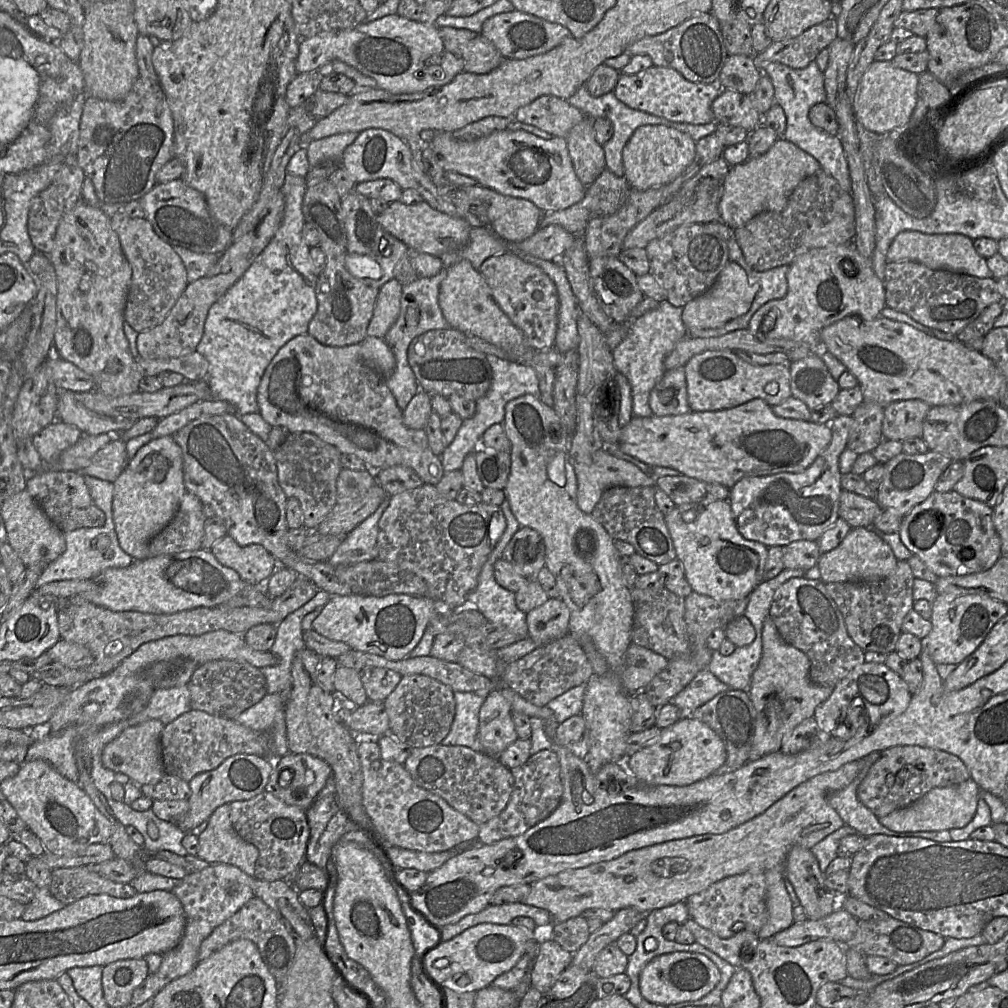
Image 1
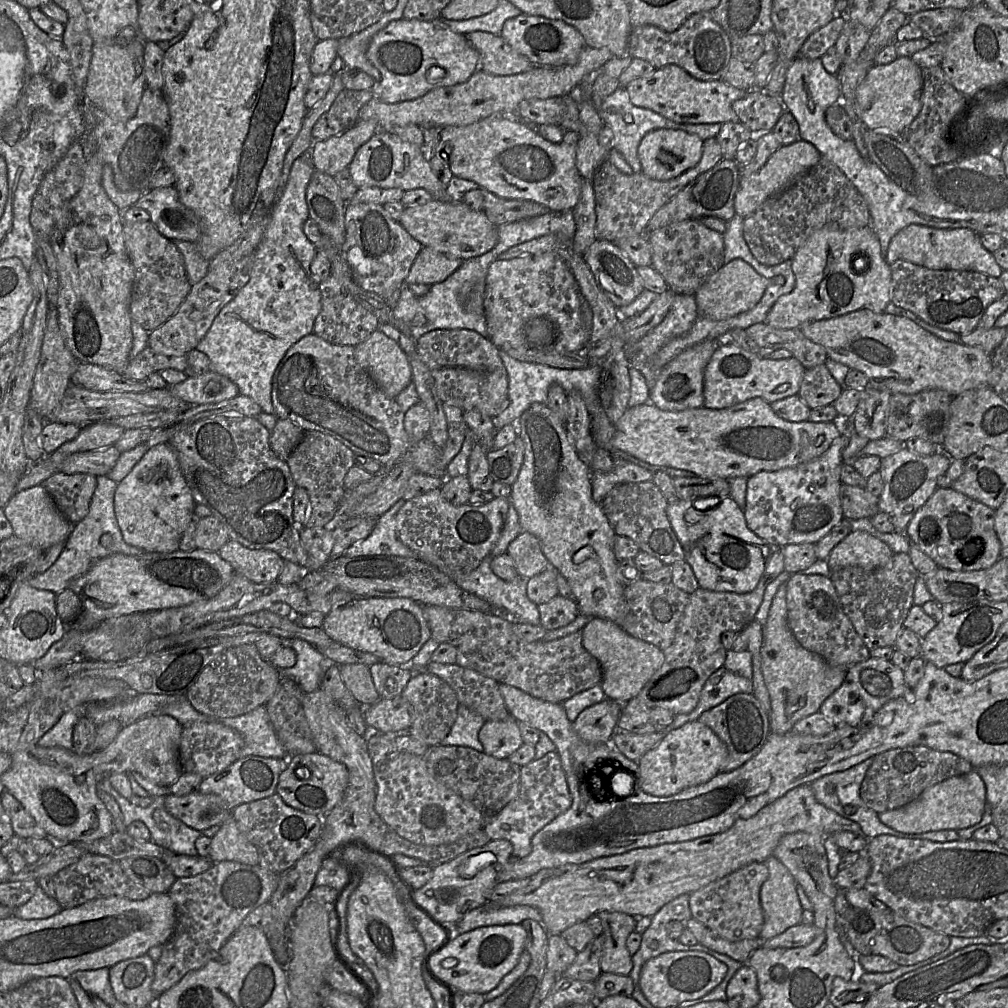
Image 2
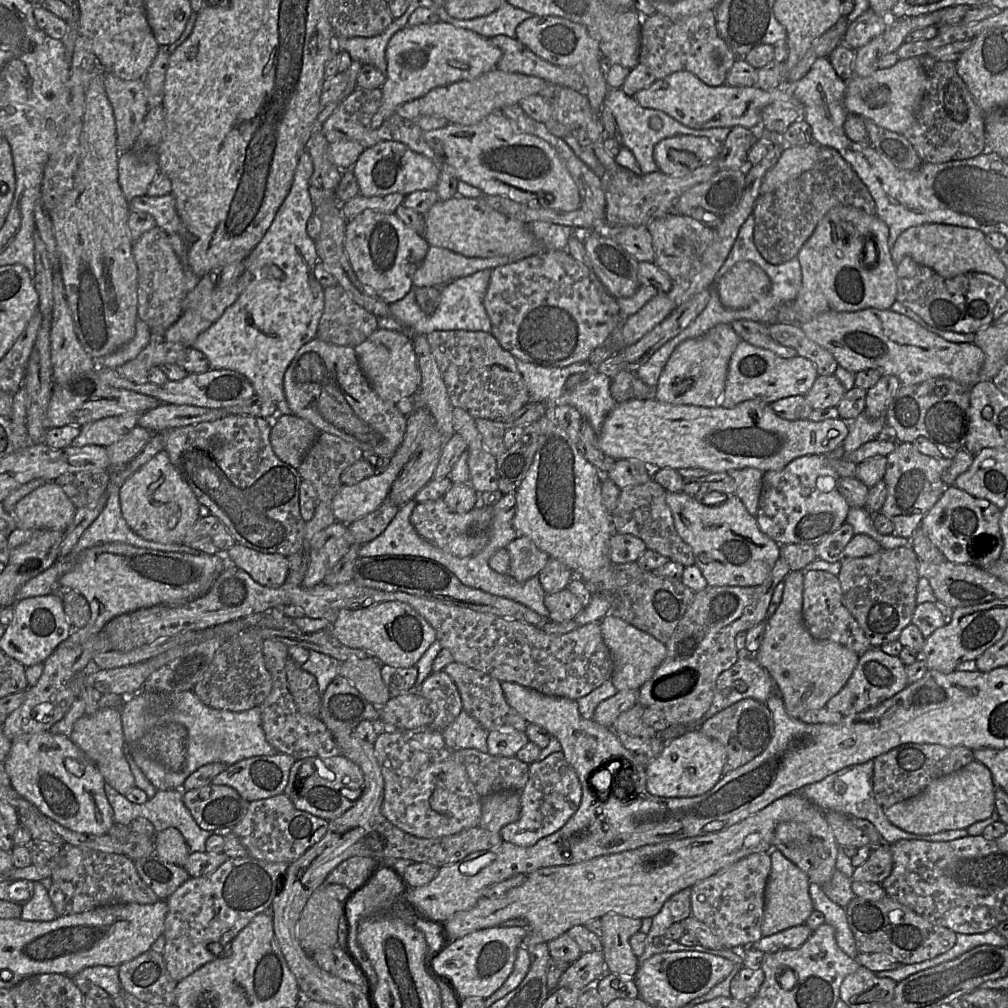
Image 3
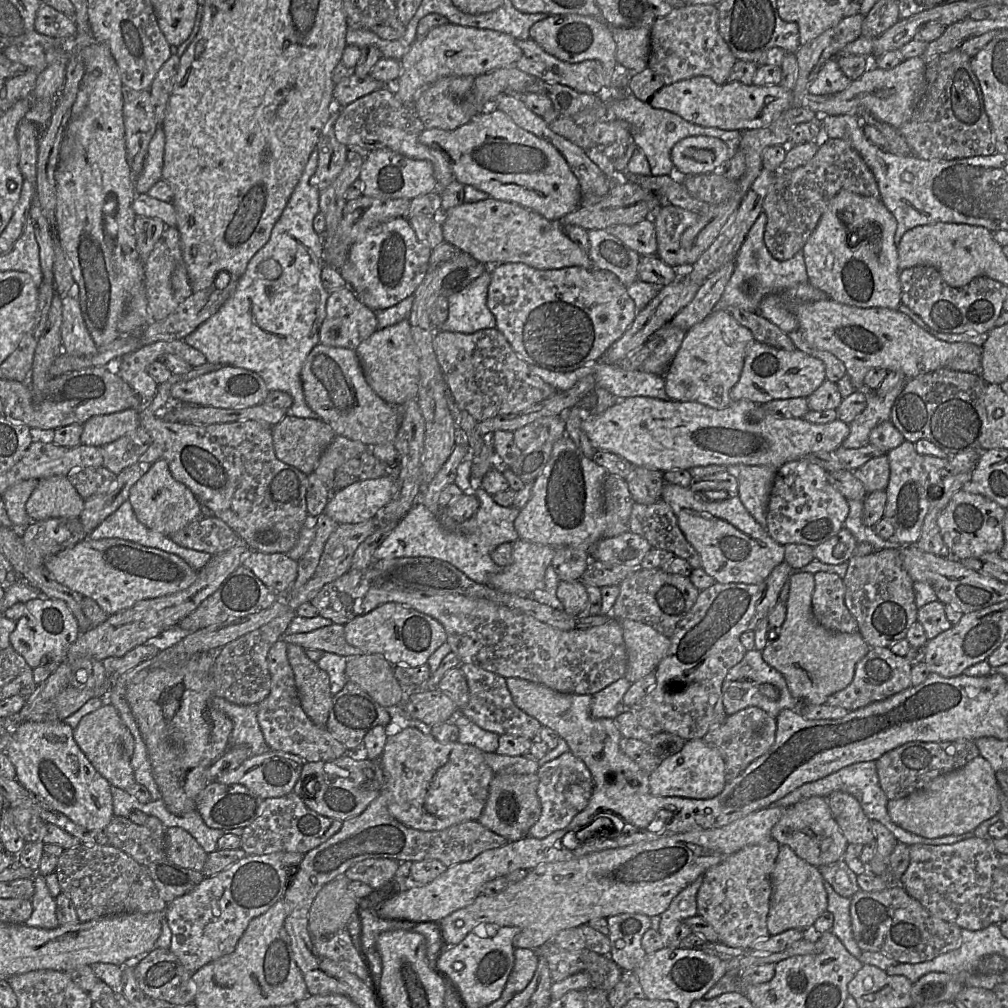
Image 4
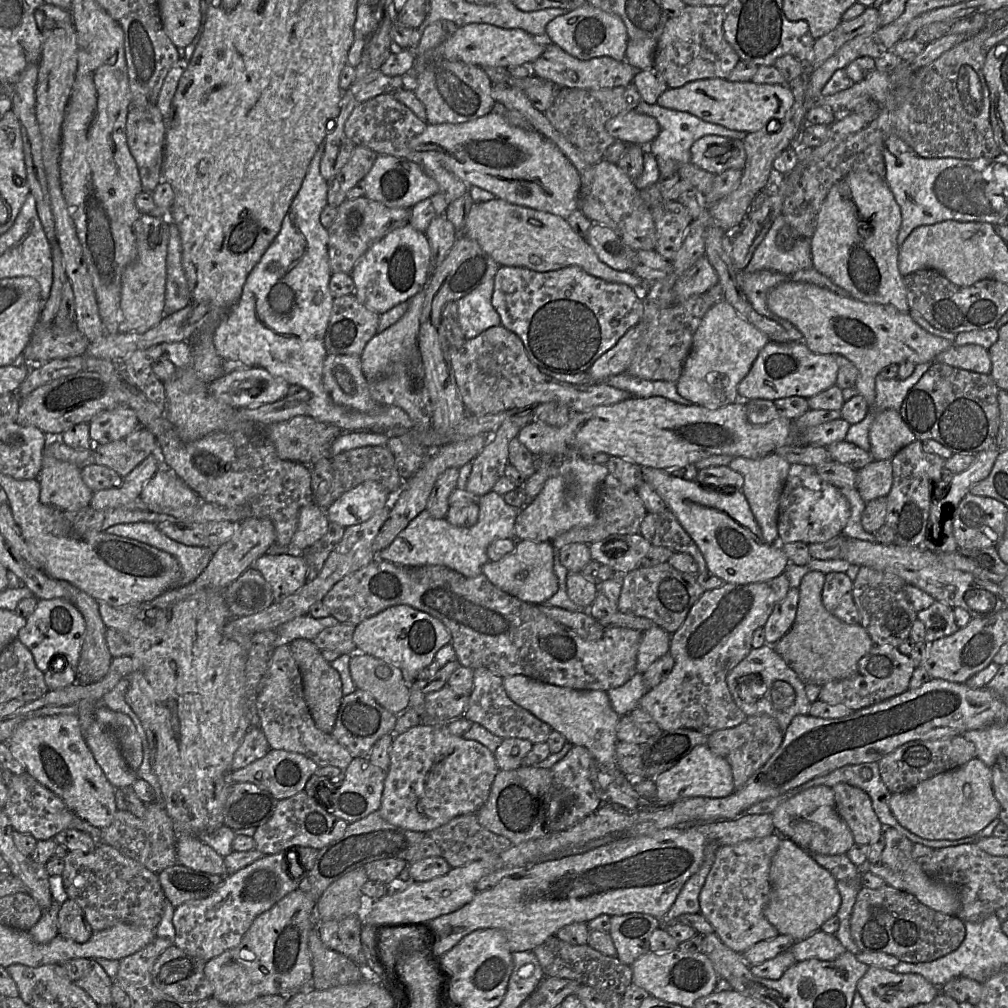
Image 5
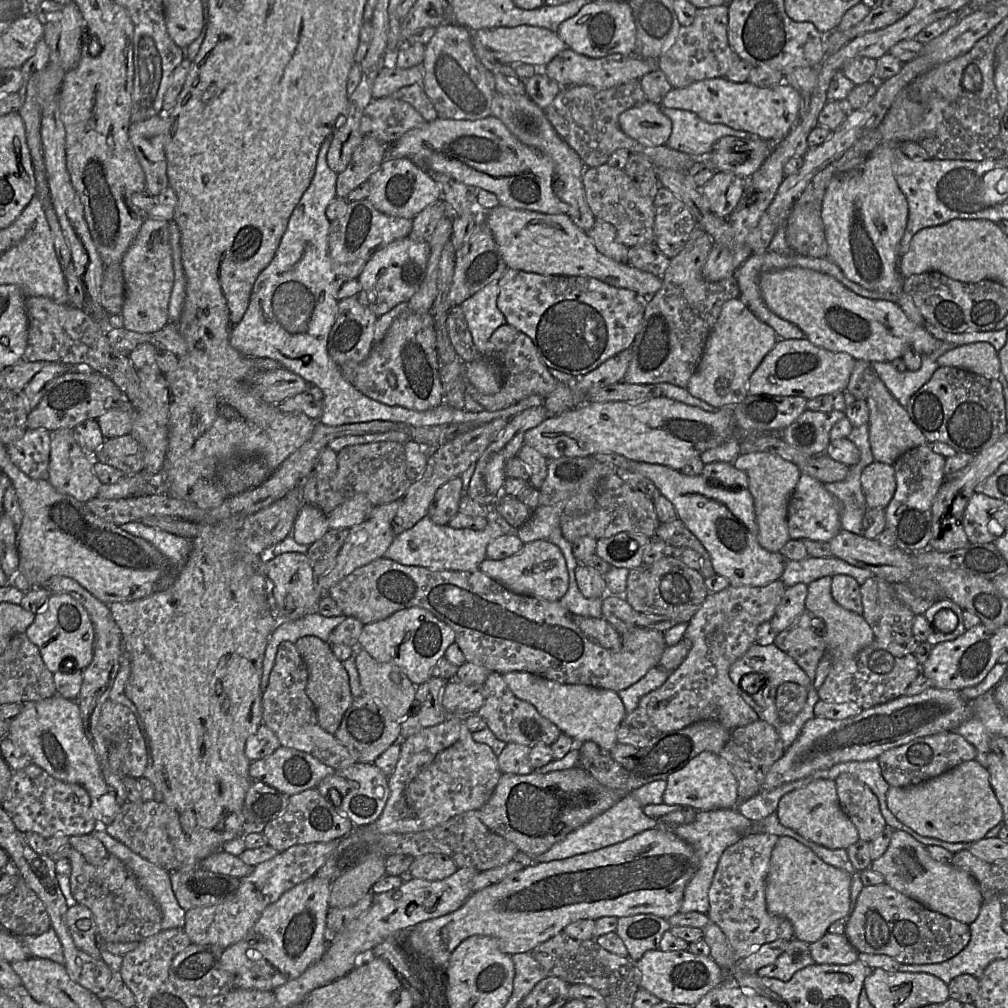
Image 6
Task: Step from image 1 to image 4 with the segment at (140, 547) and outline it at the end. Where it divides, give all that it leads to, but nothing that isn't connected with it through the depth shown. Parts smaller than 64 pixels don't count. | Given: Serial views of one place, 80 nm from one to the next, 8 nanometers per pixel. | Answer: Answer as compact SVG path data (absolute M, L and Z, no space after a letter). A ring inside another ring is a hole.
M163 458L158 459L133 485L128 501L142 524L166 536L199 519L202 512L199 500L185 484L173 476Z

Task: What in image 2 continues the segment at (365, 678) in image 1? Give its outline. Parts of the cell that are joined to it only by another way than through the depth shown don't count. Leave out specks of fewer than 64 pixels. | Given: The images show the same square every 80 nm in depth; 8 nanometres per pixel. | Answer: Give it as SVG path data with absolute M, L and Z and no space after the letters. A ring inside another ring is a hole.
M378 662L369 667L373 684L380 699L391 699L401 696L401 693L414 674L406 665L396 666L385 662Z

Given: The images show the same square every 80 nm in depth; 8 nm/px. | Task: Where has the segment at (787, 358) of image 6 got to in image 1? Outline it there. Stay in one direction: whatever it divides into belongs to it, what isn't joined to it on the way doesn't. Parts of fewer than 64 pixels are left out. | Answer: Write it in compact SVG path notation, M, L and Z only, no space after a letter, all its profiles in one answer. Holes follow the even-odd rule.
M710 350L691 357L684 365L690 411L718 411L730 409L759 398L769 406L782 403L791 395L789 363L753 365L742 360L735 351Z

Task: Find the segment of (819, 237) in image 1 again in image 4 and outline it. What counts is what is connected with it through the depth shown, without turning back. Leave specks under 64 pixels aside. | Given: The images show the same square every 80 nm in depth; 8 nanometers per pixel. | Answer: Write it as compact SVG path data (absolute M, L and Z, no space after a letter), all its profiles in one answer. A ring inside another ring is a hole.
M822 137L818 152L806 164L772 175L762 206L762 212L767 216L763 243L771 256L784 261L800 251L829 201L841 191L879 197L879 188L872 171L851 144L842 139Z

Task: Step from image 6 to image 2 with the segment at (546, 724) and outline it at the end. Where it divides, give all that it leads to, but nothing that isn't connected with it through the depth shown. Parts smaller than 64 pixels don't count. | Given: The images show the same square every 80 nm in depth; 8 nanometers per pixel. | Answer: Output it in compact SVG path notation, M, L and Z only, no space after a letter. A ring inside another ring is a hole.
M430 661L424 671L445 681L456 693L459 703L480 714L485 721L512 717L496 680L457 663Z

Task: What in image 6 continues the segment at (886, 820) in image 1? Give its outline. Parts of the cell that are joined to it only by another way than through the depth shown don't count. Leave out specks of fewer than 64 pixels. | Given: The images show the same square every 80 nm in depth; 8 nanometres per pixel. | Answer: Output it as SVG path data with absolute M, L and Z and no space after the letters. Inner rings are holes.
M975 759L919 785L890 786L887 805L901 823L918 834L951 843L978 841L1003 822L1003 810L991 786L989 771Z

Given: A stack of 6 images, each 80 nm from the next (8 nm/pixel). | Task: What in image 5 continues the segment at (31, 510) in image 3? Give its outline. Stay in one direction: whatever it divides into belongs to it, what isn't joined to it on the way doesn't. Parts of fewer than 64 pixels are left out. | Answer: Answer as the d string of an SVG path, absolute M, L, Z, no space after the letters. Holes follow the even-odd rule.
M44 456L37 477L40 502L63 512L77 512L90 504L94 492L84 483L77 465Z

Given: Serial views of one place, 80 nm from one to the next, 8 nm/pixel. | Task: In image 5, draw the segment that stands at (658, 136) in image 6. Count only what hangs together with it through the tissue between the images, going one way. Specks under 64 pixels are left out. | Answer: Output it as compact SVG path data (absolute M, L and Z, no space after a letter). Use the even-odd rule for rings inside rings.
M634 110L613 117L606 123L607 132L625 144L647 146L659 133L657 120Z

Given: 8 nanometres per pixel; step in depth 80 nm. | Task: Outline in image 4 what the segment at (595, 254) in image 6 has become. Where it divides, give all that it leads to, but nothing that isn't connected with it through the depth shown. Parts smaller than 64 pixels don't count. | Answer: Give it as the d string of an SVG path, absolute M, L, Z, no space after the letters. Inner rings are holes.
M492 198L441 211L444 241L488 267L505 263L523 263L539 270L582 267L599 270L589 254L574 243L558 221L550 221L539 213L518 204Z

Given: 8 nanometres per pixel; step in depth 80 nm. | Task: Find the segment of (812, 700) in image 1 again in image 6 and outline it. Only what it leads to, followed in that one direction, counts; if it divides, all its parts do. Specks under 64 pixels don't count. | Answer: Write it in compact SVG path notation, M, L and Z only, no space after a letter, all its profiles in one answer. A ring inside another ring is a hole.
M830 576L818 578L807 585L807 597L805 610L820 618L824 623L823 636L827 644L827 651L834 660L846 660L853 657L859 651L869 646L874 640L874 634L862 615L844 609L838 605L831 594Z

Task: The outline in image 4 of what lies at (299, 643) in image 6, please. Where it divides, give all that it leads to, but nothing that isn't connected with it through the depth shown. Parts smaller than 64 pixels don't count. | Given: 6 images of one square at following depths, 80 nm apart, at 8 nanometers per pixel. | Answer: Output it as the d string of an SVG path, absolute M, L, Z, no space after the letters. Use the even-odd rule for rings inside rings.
M287 645L287 658L294 673L301 707L314 724L326 727L332 701L329 676L308 658L302 646Z

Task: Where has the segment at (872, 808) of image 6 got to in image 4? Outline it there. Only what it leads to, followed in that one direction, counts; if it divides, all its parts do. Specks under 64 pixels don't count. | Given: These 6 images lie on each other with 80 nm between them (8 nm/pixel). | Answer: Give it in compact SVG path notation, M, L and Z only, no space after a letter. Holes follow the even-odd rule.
M835 791L827 799L831 813L849 844L865 845L875 840L870 819L855 797Z

